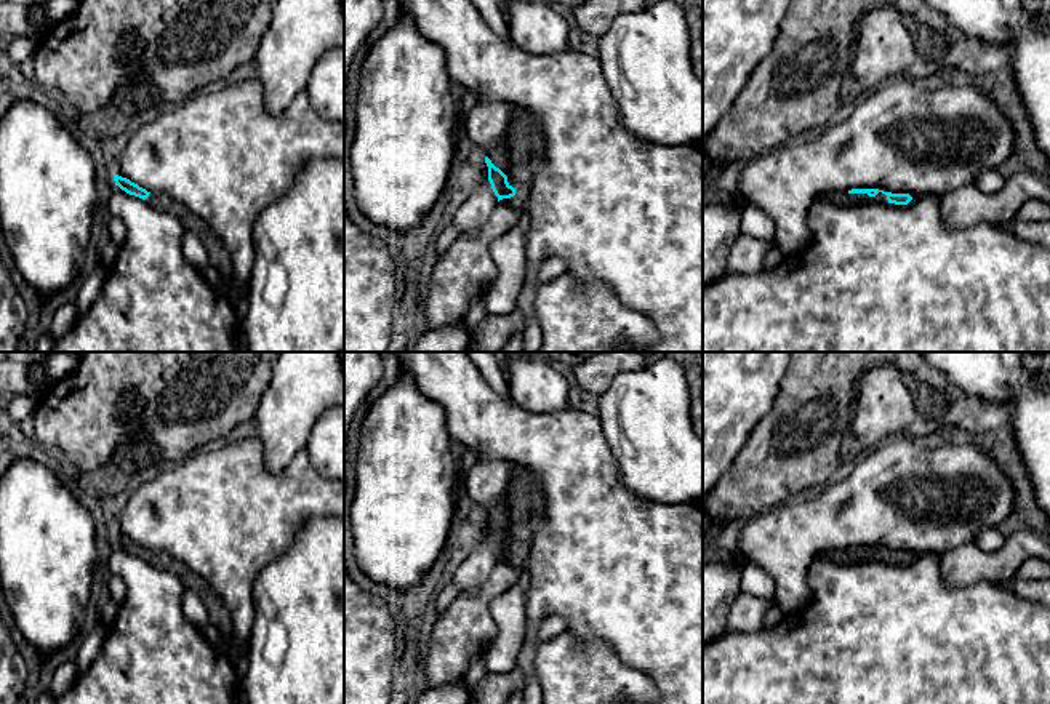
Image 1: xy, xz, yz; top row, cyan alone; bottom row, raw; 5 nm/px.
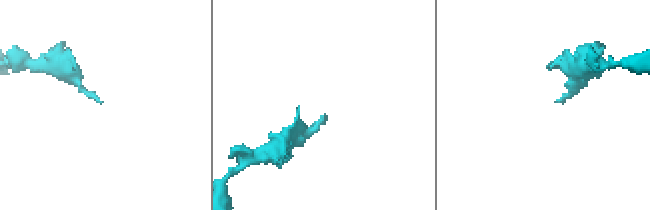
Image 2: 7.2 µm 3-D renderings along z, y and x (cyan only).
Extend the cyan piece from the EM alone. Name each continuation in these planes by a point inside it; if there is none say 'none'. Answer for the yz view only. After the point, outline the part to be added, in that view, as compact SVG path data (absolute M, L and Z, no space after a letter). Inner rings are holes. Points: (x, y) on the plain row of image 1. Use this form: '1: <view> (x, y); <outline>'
1: yz (842, 556); M839 550L831 555L831 558L837 563L866 563L866 562L888 562L887 554L879 550L876 555L869 555L868 552L848 552Z

